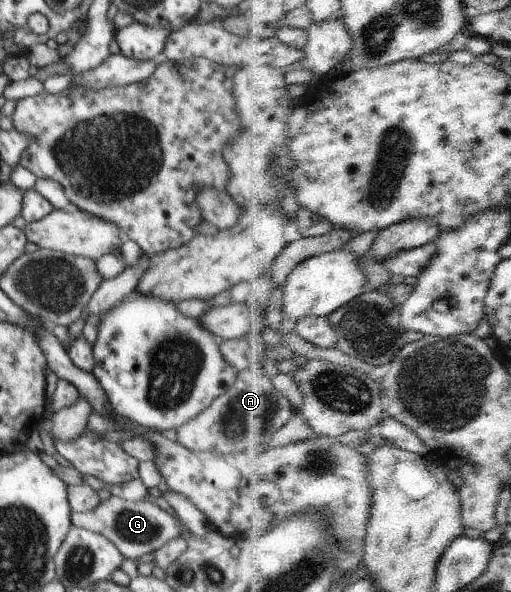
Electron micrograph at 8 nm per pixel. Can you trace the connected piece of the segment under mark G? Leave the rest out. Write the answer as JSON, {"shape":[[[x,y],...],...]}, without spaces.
{"shape":[[[112,495],[108,500],[101,500],[94,510],[77,513],[71,512],[71,523],[78,528],[83,528],[106,538],[109,538],[126,559],[135,560],[144,554],[154,553],[163,547],[168,541],[177,536],[182,537],[181,532],[187,529],[180,520],[150,501],[129,501]]]}

